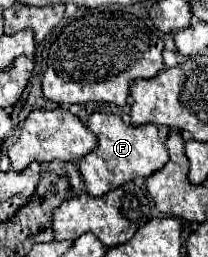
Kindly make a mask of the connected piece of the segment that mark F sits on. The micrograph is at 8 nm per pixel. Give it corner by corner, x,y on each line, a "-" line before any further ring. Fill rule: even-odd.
92,113
86,125
98,137
98,145
80,159
78,171
86,185
86,193
92,197
106,195
108,191
136,177
148,177
168,163
166,147
158,137
158,127
152,123
142,127
132,127
132,125
126,125
120,115

